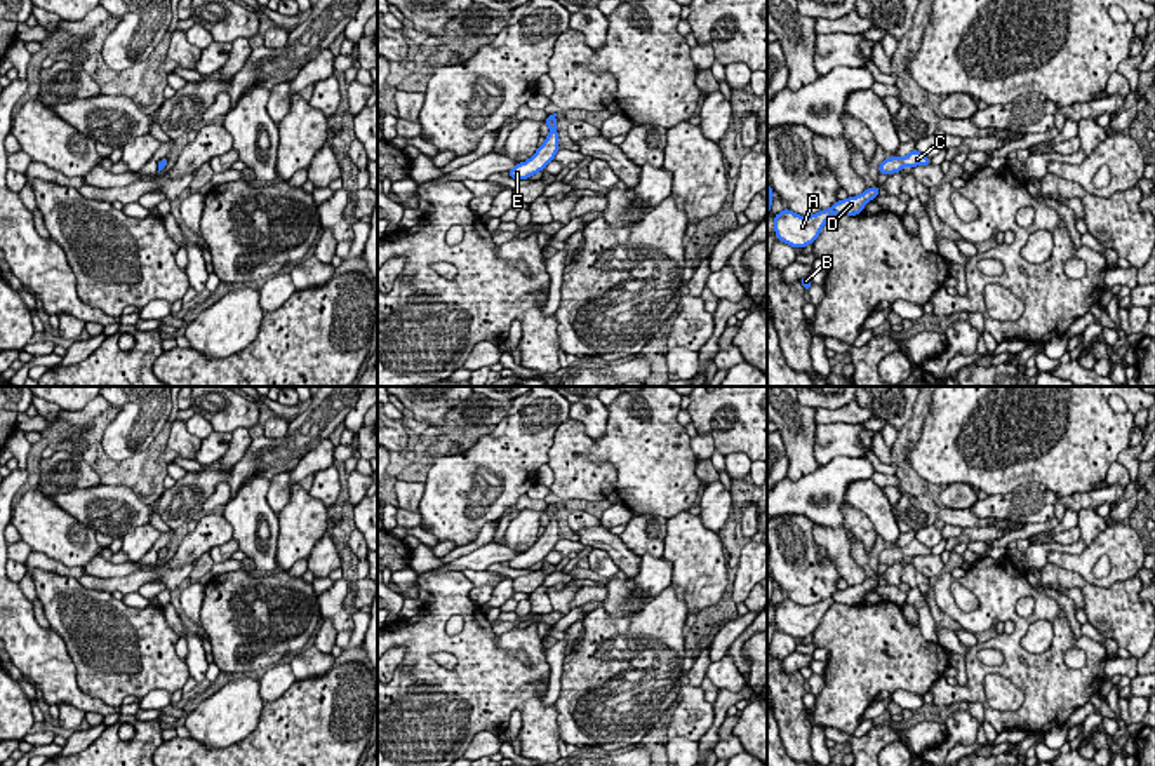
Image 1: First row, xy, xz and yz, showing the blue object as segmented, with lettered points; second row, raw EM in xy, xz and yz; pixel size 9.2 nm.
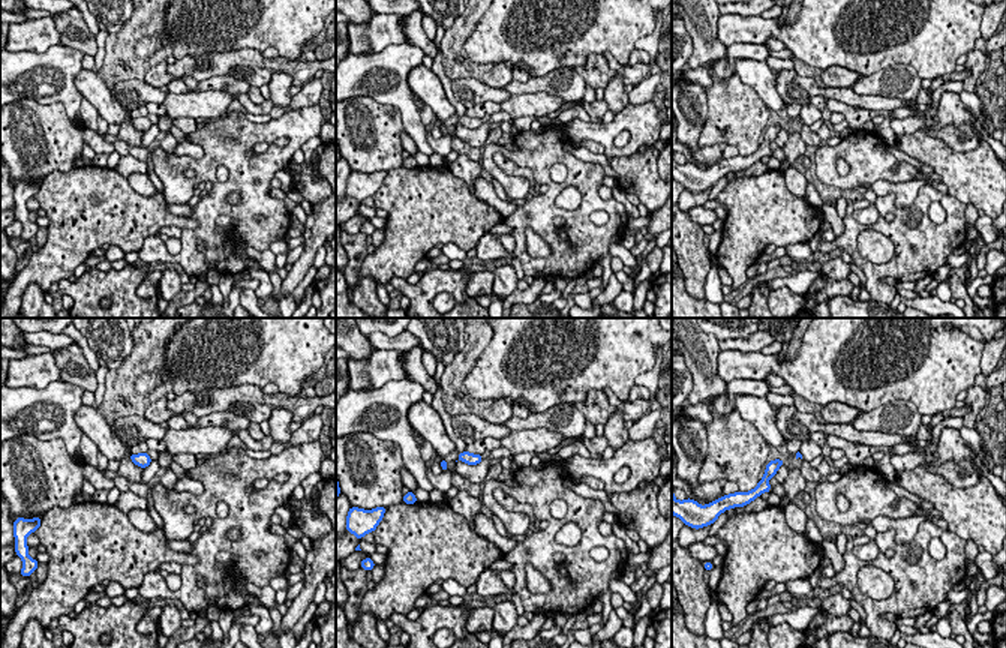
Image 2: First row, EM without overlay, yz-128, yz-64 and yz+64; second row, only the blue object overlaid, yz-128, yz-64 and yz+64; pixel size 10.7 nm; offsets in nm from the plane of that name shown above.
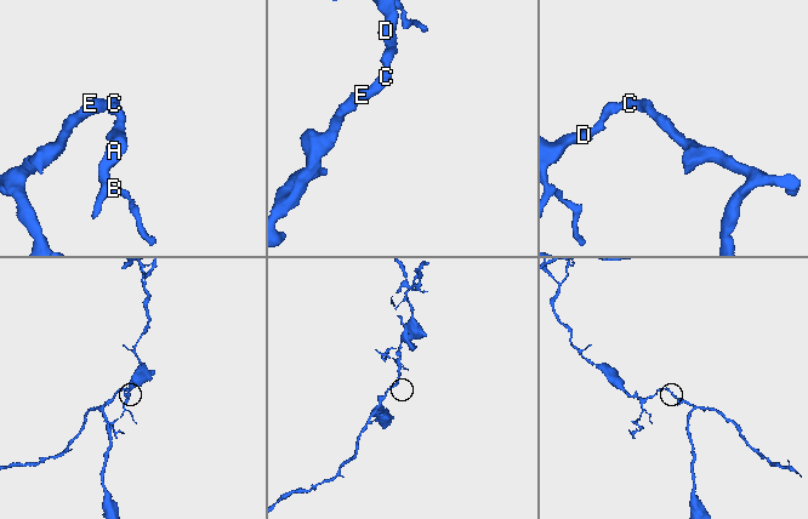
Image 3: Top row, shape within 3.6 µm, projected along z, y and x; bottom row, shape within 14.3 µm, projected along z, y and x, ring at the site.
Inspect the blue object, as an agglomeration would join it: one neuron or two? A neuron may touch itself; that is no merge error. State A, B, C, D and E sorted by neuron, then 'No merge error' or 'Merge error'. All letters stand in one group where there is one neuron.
Groups: A B C D E. No merge error

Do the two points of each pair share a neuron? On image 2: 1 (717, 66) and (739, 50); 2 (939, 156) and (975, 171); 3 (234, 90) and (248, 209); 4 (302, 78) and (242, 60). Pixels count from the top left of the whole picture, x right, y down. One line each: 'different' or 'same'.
1: same
2: same
3: different
4: same

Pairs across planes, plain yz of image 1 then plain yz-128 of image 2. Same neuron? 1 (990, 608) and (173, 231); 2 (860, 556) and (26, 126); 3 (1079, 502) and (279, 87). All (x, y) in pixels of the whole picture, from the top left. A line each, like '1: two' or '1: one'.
1: two
2: two
3: two

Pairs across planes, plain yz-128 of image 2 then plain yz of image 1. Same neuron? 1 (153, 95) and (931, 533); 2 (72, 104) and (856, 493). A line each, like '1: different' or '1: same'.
1: different
2: different

